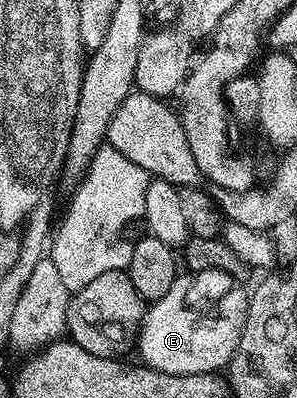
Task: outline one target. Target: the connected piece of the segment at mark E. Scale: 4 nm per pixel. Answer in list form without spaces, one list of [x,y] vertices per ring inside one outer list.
[[[178,276],[175,284],[158,302],[146,309],[141,332],[135,343],[141,349],[140,361],[159,372],[168,374],[217,374],[233,359],[239,336],[243,332],[249,294],[241,284],[233,284],[213,302],[210,310],[205,294],[185,294],[185,278]]]

